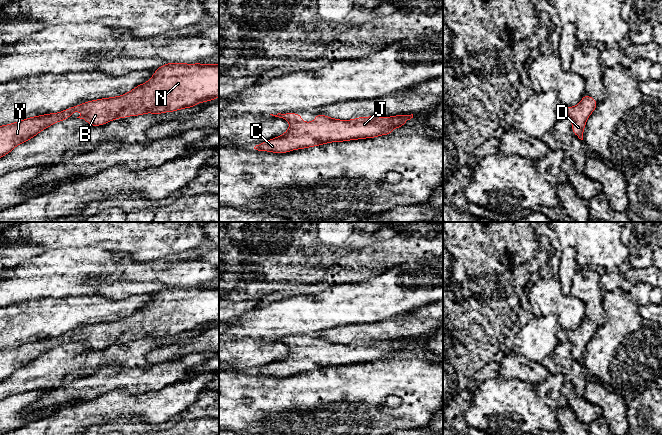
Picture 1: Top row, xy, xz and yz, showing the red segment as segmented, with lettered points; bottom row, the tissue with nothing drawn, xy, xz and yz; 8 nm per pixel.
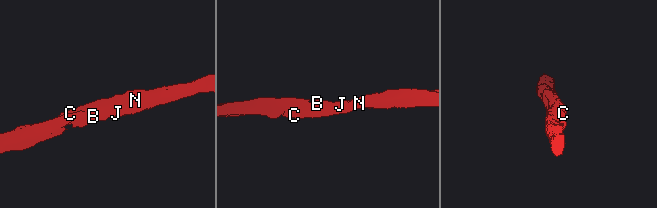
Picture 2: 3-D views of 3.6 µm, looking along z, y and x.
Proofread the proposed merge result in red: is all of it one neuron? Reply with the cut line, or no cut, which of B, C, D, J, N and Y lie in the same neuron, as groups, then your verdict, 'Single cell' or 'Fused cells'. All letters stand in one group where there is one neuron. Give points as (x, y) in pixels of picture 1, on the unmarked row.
No split. Groups: B C D J N Y. Single cell

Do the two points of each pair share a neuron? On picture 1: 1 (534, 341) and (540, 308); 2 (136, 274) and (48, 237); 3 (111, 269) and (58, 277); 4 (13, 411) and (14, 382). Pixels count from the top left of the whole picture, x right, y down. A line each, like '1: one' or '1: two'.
1: two
2: two
3: one
4: two

